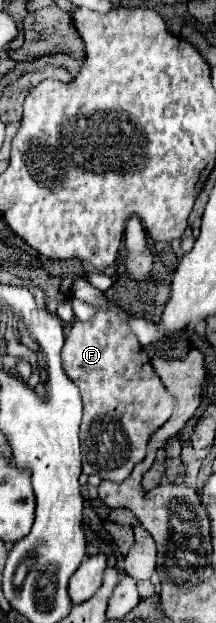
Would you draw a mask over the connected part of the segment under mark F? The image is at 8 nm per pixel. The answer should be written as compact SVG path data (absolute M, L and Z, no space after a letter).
M122 309L96 311L90 321L74 321L62 349L64 373L80 389L84 417L80 423L82 473L120 483L146 457L150 435L172 415L174 395L162 385L150 357L132 335Z

